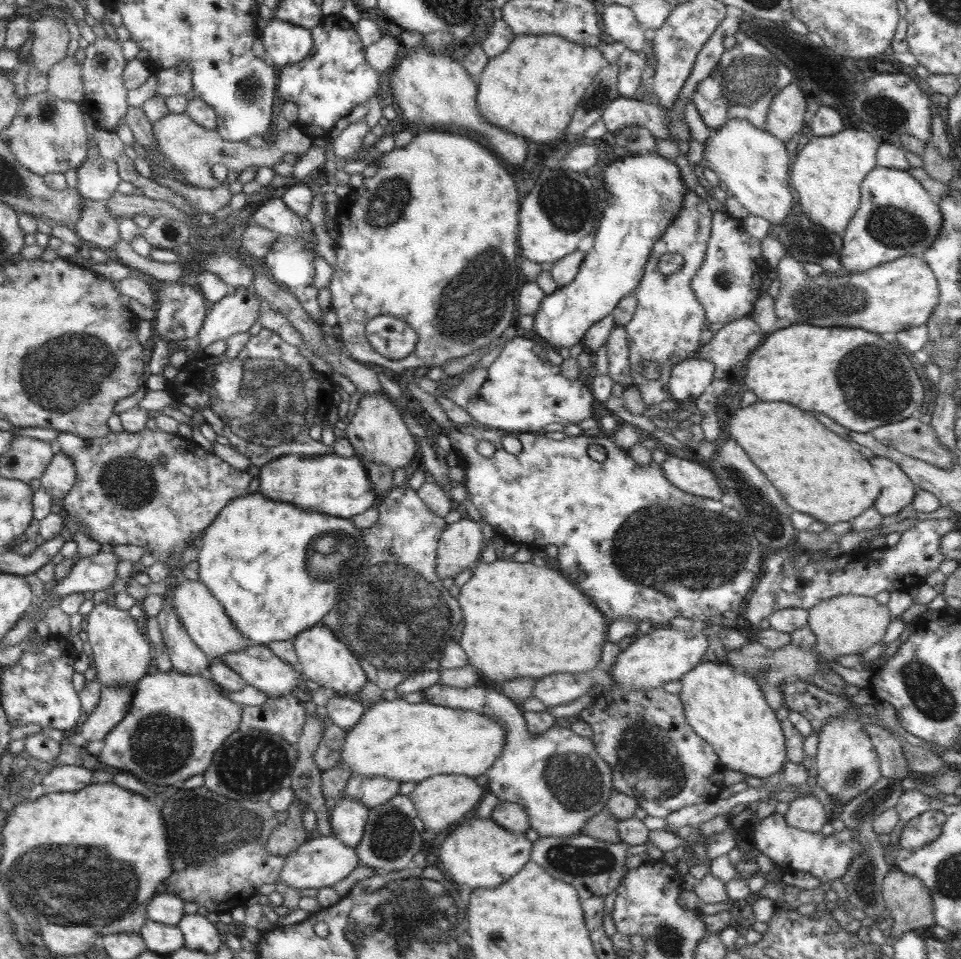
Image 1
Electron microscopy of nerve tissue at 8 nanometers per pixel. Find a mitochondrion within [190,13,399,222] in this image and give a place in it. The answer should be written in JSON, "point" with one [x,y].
{"point":[250,89]}

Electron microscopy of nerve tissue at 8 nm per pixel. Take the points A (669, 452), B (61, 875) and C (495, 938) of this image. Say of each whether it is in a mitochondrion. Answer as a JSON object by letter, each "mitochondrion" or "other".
{"A":"other","B":"mitochondrion","C":"other"}

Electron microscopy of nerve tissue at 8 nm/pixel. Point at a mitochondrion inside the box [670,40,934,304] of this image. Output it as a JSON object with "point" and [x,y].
{"point":[749,79]}

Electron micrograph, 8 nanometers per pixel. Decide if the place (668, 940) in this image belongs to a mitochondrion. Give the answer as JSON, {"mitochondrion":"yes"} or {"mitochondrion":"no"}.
{"mitochondrion":"yes"}

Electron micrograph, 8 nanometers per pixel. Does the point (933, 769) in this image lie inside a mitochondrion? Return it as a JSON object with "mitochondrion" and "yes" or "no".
{"mitochondrion":"no"}

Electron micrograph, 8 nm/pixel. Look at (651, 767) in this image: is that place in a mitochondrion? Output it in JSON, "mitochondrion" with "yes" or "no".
{"mitochondrion":"yes"}

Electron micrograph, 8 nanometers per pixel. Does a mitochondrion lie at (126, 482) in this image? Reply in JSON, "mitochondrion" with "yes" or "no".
{"mitochondrion":"yes"}

